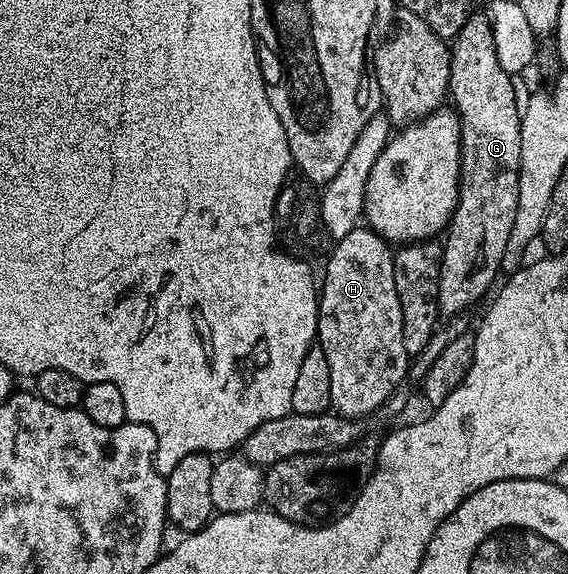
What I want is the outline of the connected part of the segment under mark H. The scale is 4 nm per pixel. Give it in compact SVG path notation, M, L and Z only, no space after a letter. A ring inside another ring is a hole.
M359 225L333 246L334 252L326 263L326 276L320 279L316 343L324 349L324 357L328 357L328 370L332 376L331 408L346 419L358 421L363 418L361 415L373 416L388 397L403 386L402 378L406 371L408 375L411 370L412 359L404 349L402 310L394 276L395 252L391 244L374 231Z

